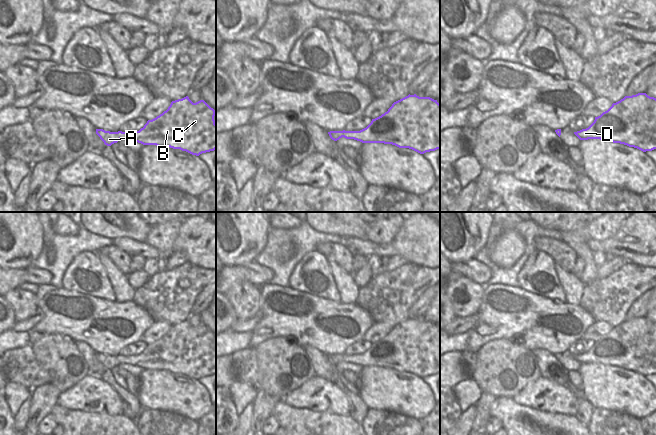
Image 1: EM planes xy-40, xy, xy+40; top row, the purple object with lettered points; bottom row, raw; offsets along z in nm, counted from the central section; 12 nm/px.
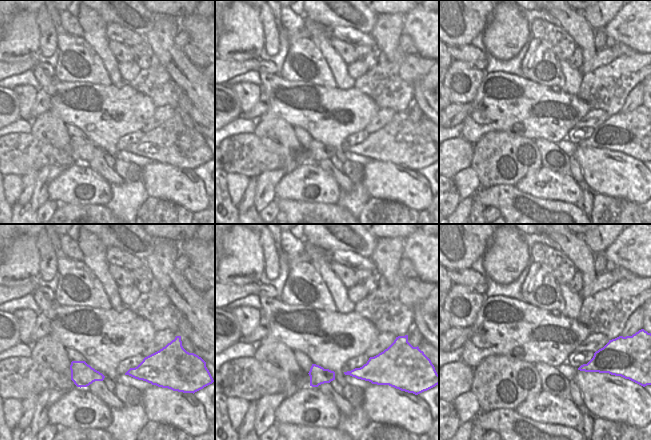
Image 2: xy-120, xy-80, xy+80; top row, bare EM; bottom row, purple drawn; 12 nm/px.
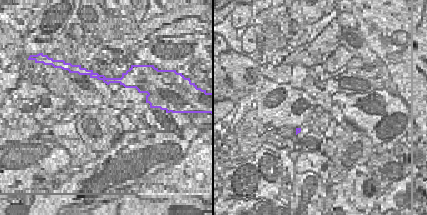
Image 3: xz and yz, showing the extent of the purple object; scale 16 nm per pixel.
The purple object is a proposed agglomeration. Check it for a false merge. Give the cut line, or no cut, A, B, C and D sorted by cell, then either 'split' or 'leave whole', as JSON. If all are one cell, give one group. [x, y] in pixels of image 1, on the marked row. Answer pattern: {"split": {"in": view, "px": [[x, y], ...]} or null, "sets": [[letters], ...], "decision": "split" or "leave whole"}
{"split": null, "sets": [["A", "B", "C", "D"]], "decision": "leave whole"}

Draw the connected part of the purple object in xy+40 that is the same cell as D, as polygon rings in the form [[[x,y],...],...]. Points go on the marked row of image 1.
[[[646,93],[625,96],[600,116],[586,129],[574,132],[580,140],[600,139],[637,148],[643,152],[656,149],[656,98]]]

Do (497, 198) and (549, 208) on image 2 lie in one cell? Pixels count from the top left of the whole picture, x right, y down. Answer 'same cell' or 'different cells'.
same cell

